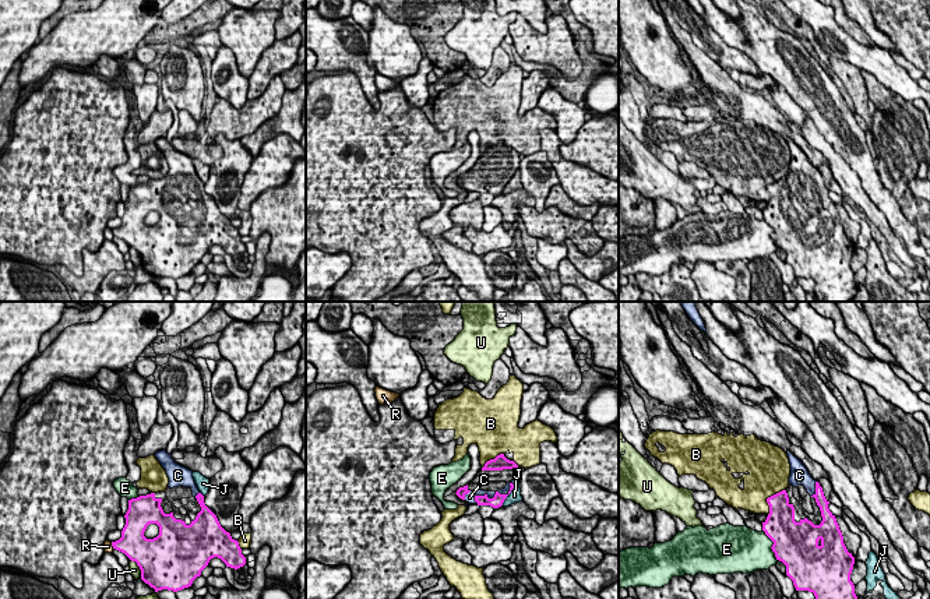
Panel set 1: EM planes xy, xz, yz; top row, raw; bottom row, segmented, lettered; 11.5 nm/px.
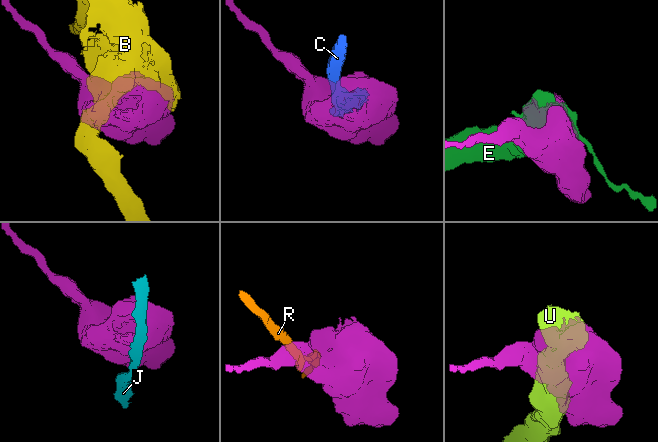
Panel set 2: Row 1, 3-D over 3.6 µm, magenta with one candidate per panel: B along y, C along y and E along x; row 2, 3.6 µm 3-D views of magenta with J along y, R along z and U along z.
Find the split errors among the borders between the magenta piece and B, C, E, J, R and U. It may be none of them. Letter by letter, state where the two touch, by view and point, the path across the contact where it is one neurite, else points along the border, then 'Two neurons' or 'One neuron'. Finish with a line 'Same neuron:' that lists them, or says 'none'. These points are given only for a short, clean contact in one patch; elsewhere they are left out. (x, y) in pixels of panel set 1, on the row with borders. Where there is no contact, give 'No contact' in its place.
B: Touches magenta at yz (768, 497). Two neurons
C: Touches magenta at xz (495, 496). One neuron
E: Touches magenta at yz (772, 545). Two neurons
J: Touches magenta at xz (507, 494). Two neurons
R: Touches magenta at xy (112, 545). Two neurons
U: Touches magenta at xy (137, 564). Boundary: xy (131, 560), (141, 571). Two neurons
Same neuron: C

